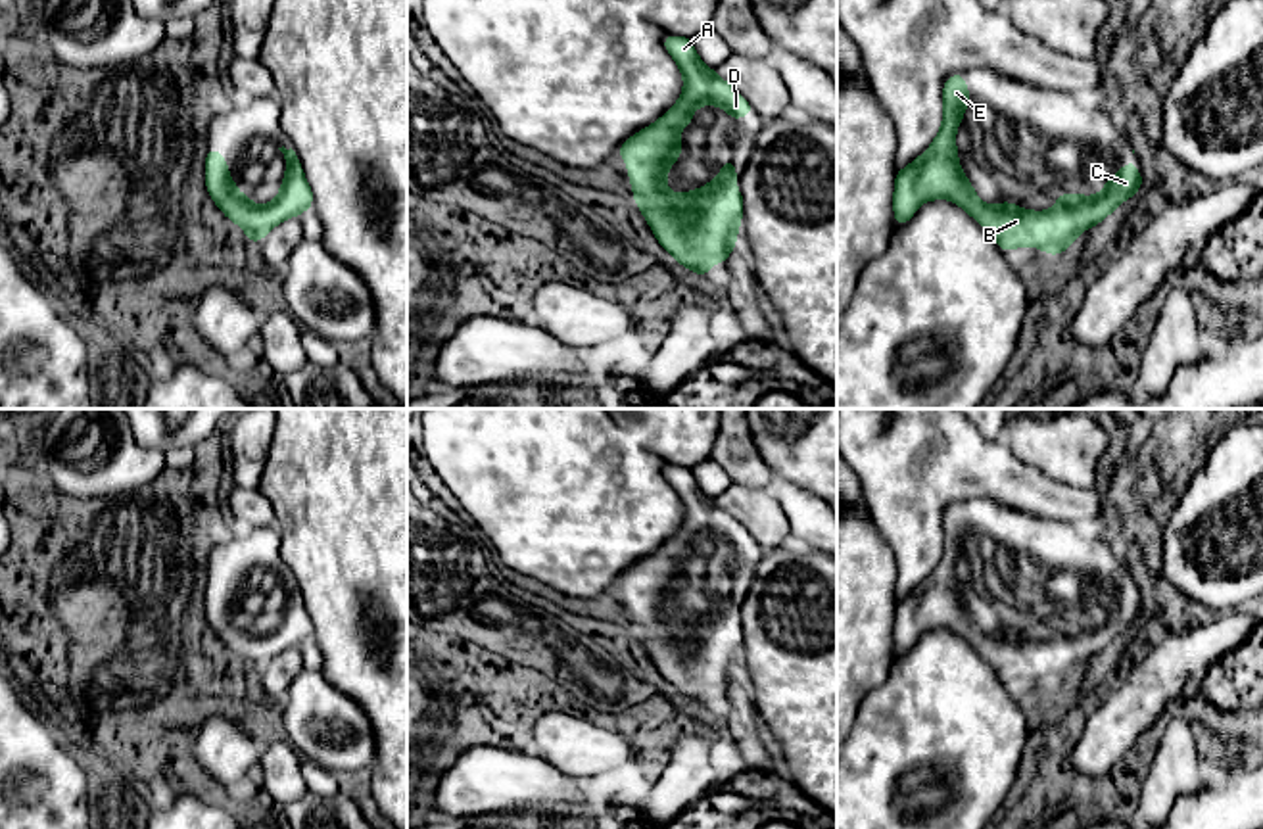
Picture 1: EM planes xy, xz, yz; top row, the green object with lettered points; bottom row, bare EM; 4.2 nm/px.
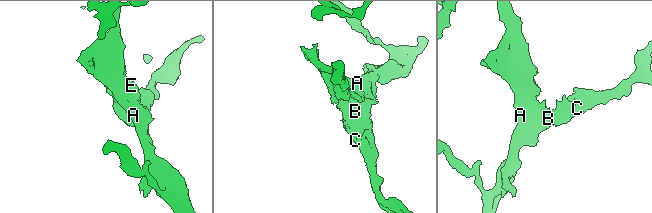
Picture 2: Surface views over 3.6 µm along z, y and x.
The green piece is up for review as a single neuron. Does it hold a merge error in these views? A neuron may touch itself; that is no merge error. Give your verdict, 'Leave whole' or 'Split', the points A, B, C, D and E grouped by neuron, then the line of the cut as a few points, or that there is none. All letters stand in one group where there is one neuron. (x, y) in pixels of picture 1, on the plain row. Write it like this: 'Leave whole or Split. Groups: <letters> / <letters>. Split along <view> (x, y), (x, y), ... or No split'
Leave whole. Groups: A B C D E. No split

